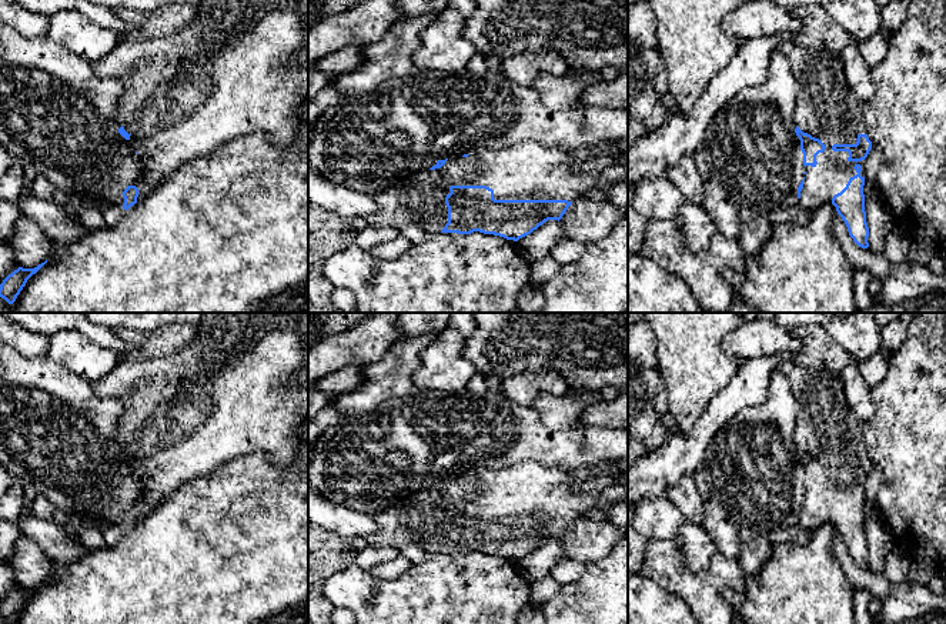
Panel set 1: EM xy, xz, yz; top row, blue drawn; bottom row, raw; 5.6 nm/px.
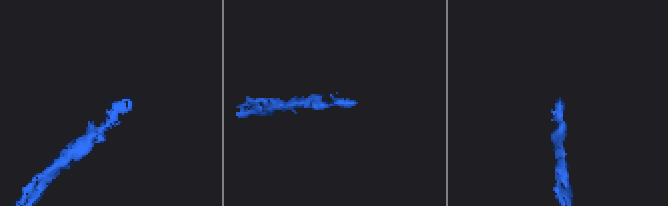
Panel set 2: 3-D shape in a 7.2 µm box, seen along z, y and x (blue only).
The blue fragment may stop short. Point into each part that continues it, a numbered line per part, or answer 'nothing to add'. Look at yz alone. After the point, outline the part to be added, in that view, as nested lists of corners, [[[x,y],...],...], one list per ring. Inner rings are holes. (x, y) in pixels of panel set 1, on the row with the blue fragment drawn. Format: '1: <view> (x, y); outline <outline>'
1: yz (826, 109); outline [[[786,41],[779,50],[788,59],[799,87],[795,104],[796,126],[826,146],[825,151],[816,156],[818,164],[815,167],[806,166],[803,188],[798,201],[798,206],[815,210],[832,203],[833,196],[846,187],[849,178],[858,174],[853,168],[856,164],[862,166],[859,174],[865,177],[866,158],[858,163],[849,161],[848,151],[833,151],[832,146],[856,144],[859,134],[868,134],[868,127],[860,110],[860,101],[853,96],[846,83],[843,63],[839,54],[829,49],[802,47],[796,41]]]

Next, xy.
1: xy (240, 66); outline [[[200,0],[197,16],[185,27],[167,37],[146,37],[118,41],[104,57],[93,61],[96,76],[118,79],[124,84],[124,96],[118,104],[117,120],[130,134],[130,140],[140,156],[147,156],[140,186],[153,190],[160,180],[178,168],[183,163],[208,154],[223,143],[264,131],[277,147],[288,147],[298,130],[297,110],[308,99],[308,0]]]

